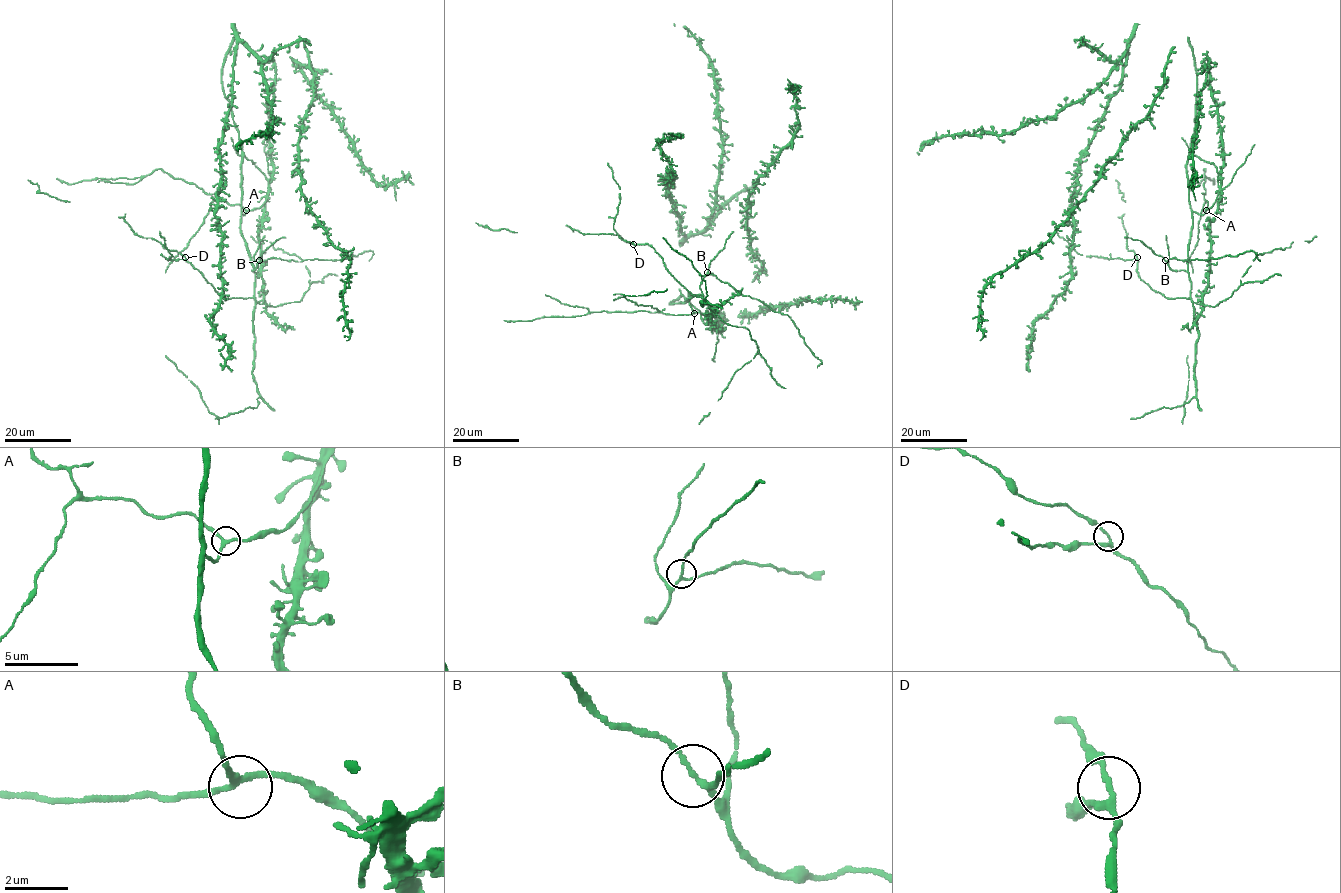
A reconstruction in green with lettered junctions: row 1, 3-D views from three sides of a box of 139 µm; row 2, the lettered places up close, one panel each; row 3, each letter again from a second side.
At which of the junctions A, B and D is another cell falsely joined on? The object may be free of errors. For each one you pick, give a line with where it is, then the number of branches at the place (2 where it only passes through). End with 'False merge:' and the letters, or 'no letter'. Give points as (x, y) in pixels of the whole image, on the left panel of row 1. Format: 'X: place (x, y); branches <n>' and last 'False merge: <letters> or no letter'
False merge: no letter

